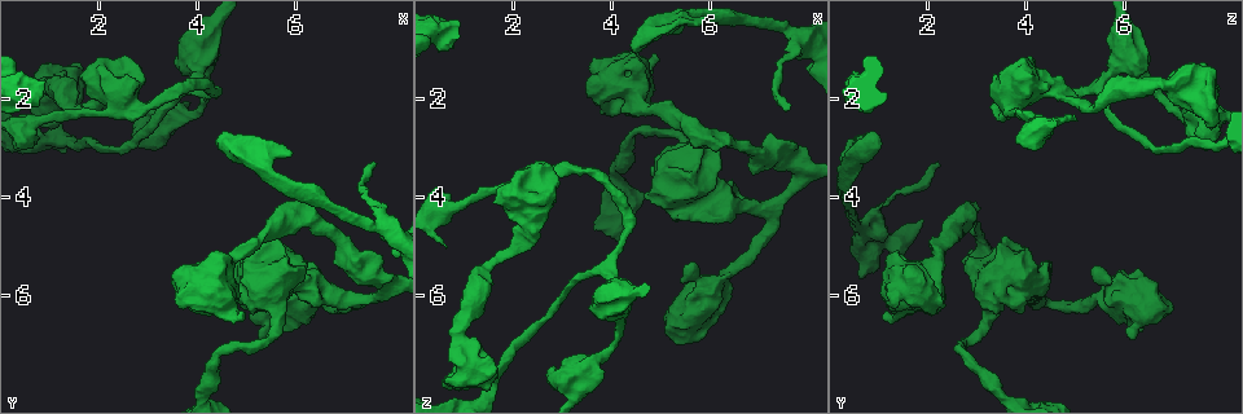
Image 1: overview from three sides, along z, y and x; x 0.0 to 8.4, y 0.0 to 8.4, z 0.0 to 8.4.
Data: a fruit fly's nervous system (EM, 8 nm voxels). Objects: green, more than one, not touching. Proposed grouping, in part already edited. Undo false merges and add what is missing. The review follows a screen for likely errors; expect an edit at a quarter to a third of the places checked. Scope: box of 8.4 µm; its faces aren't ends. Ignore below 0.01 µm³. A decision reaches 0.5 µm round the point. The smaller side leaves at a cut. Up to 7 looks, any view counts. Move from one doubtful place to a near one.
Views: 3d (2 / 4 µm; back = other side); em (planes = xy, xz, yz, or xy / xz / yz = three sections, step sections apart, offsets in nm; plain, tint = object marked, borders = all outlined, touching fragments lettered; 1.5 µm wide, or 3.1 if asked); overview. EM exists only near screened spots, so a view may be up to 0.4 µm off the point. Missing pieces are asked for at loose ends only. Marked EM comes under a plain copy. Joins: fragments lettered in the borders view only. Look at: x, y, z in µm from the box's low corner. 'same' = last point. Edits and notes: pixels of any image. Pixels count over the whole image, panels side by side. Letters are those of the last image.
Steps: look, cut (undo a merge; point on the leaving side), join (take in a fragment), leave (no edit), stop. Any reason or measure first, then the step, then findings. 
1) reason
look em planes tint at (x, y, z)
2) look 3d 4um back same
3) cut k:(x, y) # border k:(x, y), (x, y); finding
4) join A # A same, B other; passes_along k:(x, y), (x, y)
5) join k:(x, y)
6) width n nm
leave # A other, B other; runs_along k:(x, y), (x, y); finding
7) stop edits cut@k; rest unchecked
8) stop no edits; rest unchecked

branch stops here
look 3d 2um at (7.60, 3.35, 2.15)

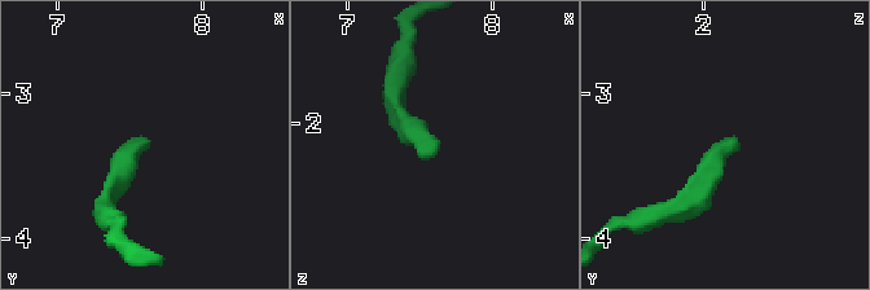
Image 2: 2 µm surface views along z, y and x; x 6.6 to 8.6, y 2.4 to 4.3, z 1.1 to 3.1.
now the EM
look em xy step 8 borders at (7.60, 3.30, 2.18)

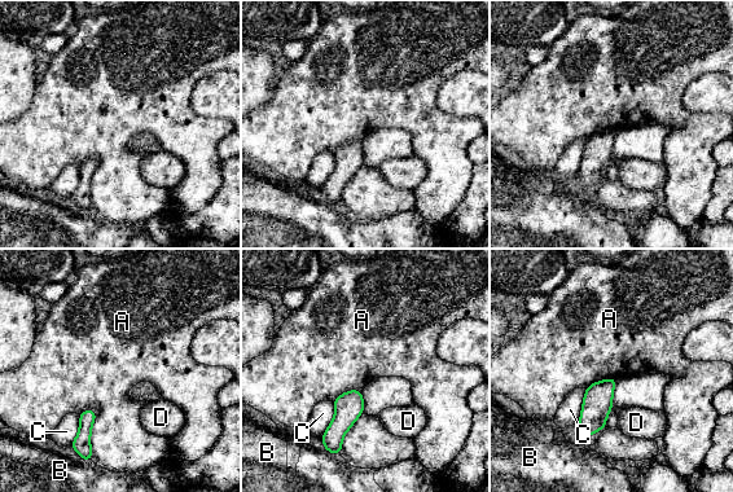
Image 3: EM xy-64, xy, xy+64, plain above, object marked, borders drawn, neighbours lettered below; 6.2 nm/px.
leave # A other, B other, C other, D other; border 3:(87, 408), (95, 412), (90, 444); none of them fits

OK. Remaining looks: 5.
an open end
look em planes borders at (3.50, 5.55, 1.85)

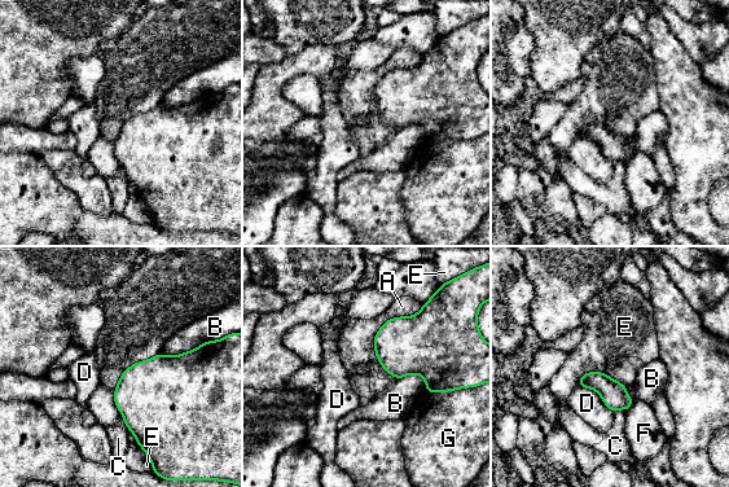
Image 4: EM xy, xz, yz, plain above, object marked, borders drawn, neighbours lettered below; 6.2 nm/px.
leave # A other, B other, C other, D other, E other, F other, G other; border 4:(390, 319), (374, 337), (377, 360); none of them fits

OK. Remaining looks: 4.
stops while still wide
look em xz step 8 tint at (4.95, 6.25, 1.20)

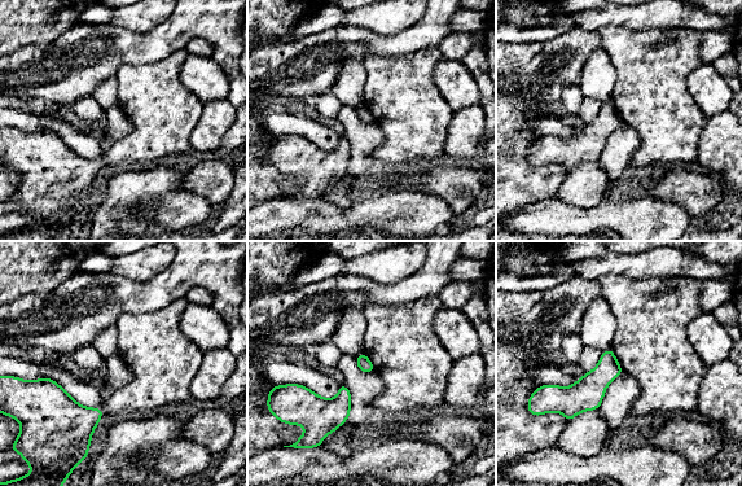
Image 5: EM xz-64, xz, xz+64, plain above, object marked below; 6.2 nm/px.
another direction
look em yz step 4 borders same

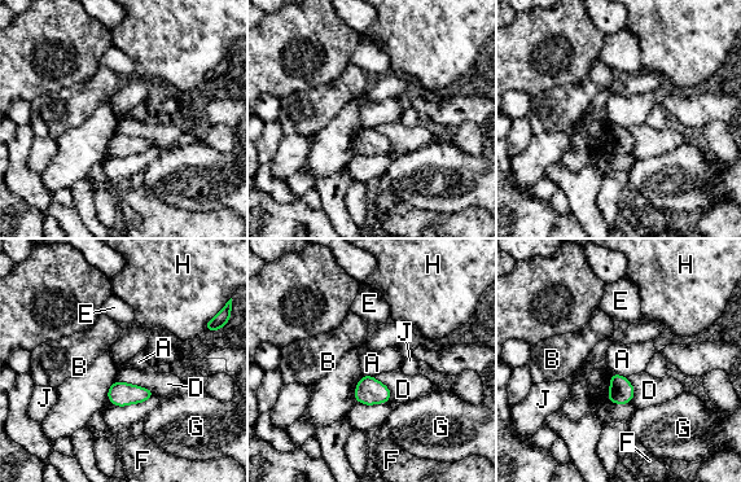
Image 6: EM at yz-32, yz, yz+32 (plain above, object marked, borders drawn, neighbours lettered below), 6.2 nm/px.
longest_contact D 280 nm
leave # A other, B other, D other, E other, F other, G other, H other, J other; border 6:(612, 373), (619, 373), (626, 378); no lettered fragment goes on from it

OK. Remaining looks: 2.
stop no edits; rest unchecked

